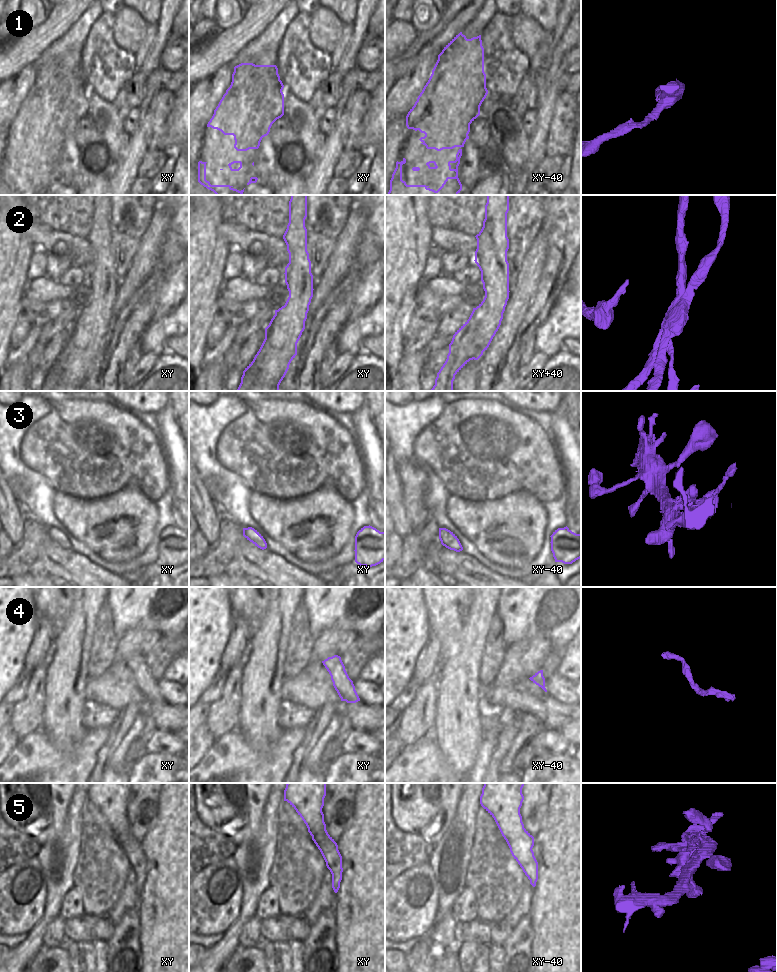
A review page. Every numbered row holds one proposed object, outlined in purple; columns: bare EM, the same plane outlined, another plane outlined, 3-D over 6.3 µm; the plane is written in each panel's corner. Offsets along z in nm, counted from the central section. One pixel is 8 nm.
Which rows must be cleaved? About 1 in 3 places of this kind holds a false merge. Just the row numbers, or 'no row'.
1, 2

